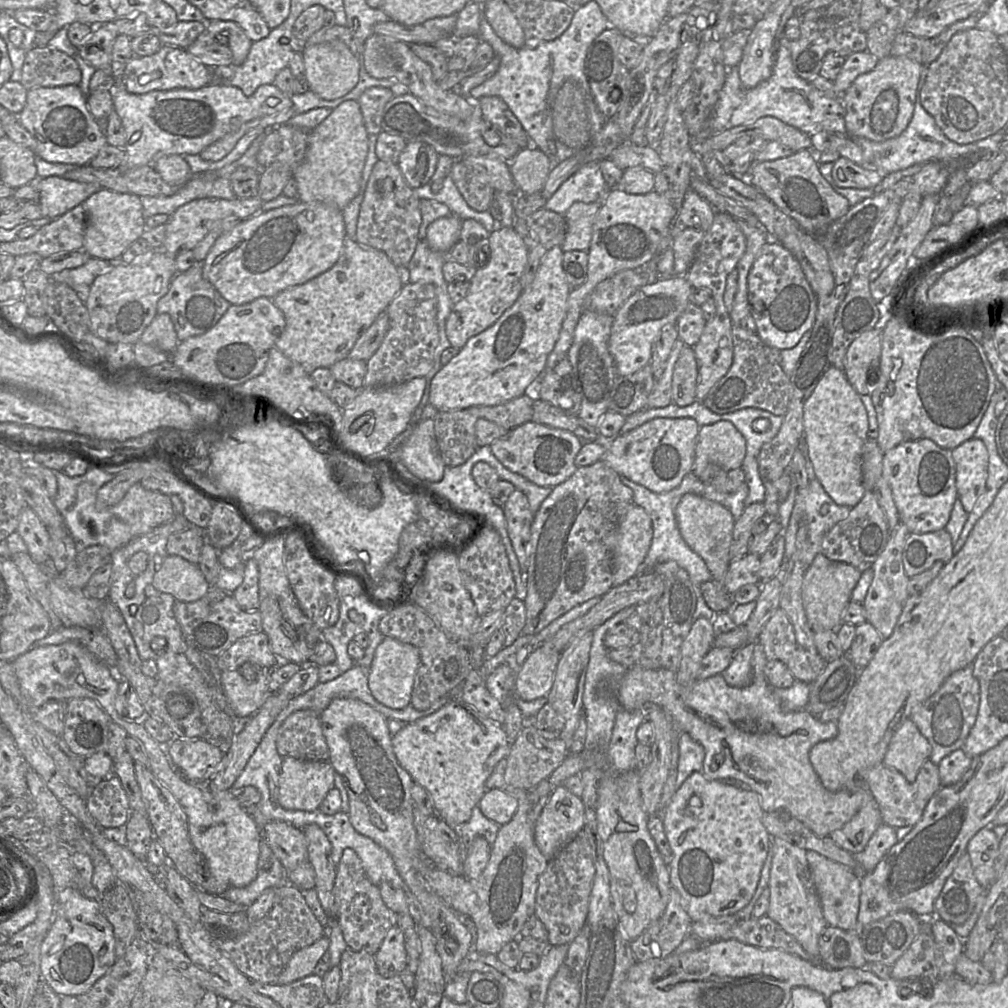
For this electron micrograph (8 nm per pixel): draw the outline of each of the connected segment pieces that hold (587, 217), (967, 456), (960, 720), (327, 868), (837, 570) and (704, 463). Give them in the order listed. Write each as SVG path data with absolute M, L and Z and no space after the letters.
M607 187L603 197L598 201L592 203L573 203L565 213L567 232L565 240L561 245L561 249L564 252L572 250L588 251L595 219L610 190L612 189Z
M971 438L951 451L955 464L957 498L969 514L986 489L988 452L984 443Z
M972 665L953 672L940 688L923 703L917 705L908 718L932 747L929 758L935 765L950 753L962 749L979 710L980 686L973 675Z
M316 824L302 829L306 842L308 861L315 872L315 890L323 910L335 919L333 887L336 877L335 865L331 859L331 844L323 830Z
M817 554L807 569L802 582L802 600L806 617L813 633L820 630L837 631L843 624L842 613L851 601L851 594L861 572L853 566Z
M722 420L699 428L693 473L700 477L709 464L724 470L740 468L746 455L746 440L732 422Z

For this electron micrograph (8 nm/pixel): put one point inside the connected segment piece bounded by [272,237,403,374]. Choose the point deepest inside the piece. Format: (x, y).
(325, 316)

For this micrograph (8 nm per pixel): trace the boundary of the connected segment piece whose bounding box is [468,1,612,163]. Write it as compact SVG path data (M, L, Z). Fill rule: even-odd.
M595 1L575 7L572 21L558 38L541 43L536 49L514 48L493 31L484 14L476 35L491 45L500 57L497 72L473 88L469 99L478 101L484 96L498 96L520 121L533 145L554 163L559 163L586 148L606 122L598 110L584 72L587 50L594 39L612 27Z

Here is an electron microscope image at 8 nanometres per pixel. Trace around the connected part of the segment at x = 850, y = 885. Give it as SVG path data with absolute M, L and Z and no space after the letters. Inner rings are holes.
M812 850L806 851L806 857L827 925L846 931L859 931L857 918L861 894L860 875Z

